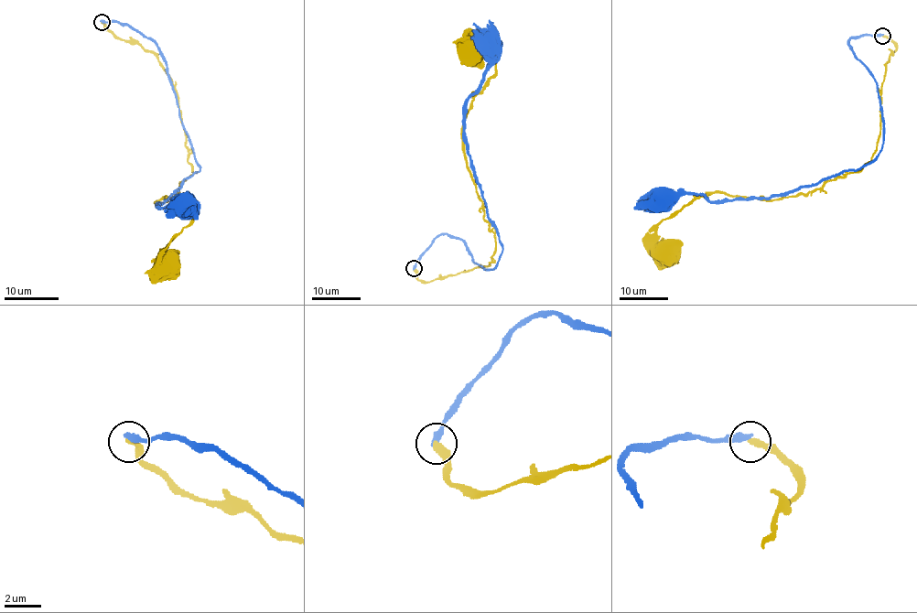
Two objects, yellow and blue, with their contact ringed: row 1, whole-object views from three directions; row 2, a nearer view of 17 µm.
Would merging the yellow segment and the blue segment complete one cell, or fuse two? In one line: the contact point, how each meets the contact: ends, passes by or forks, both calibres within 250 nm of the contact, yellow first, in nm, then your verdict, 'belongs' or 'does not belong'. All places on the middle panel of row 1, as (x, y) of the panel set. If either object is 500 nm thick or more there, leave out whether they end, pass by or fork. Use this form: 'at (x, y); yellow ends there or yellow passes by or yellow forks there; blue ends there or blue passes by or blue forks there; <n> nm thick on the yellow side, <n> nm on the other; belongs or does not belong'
at (414, 268); yellow ends there; blue ends there; 320 nm thick on the yellow side, 280 nm on the other; does not belong

